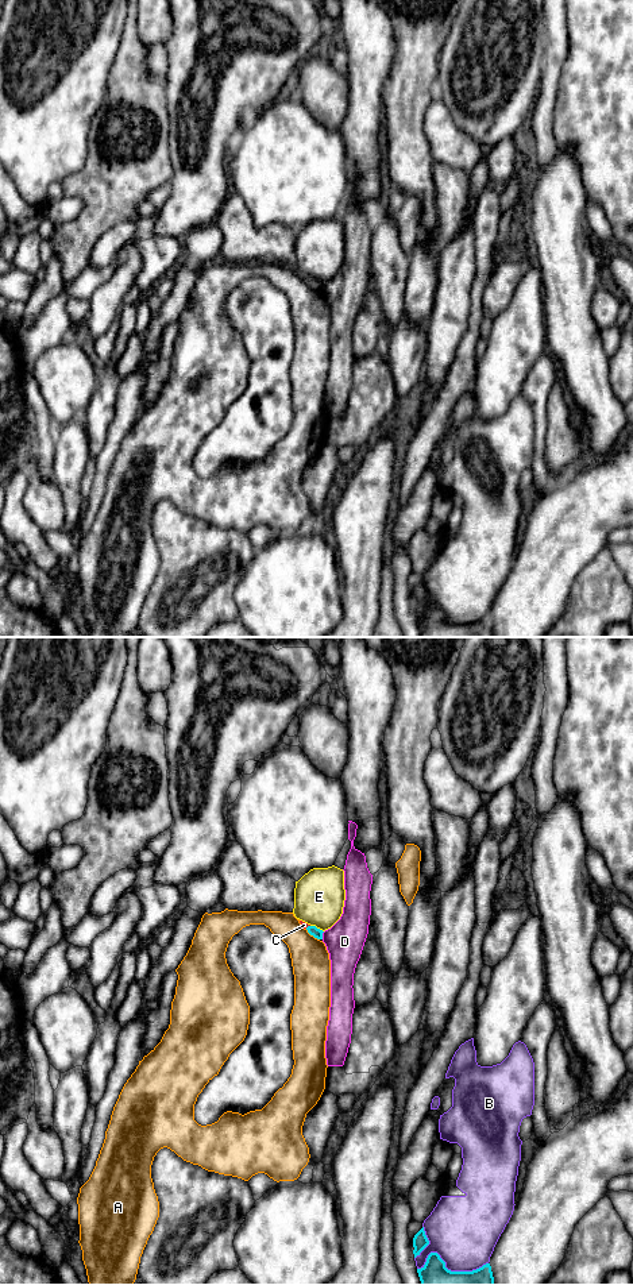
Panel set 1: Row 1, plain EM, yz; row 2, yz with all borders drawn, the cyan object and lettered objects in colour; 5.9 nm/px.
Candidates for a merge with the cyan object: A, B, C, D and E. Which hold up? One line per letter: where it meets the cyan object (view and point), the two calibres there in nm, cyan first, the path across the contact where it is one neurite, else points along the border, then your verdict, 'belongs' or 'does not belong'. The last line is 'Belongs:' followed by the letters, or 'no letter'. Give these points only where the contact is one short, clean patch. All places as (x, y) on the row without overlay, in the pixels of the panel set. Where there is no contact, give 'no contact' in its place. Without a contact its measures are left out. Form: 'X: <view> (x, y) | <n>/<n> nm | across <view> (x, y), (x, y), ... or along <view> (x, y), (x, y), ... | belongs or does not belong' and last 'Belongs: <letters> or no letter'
A: yz (312, 286) | 60/220 nm | does not belong
B: yz (428, 594) | 90/420 nm | does not belong
C: yz (308, 278) | 60/40 nm | across yz (312, 282), (308, 278), (304, 277) | belongs
D: yz (321, 288) | 60/240 nm | along yz (324, 284), (321, 290) | does not belong
E: yz (316, 280) | 60/300 nm | does not belong
Belongs: C

